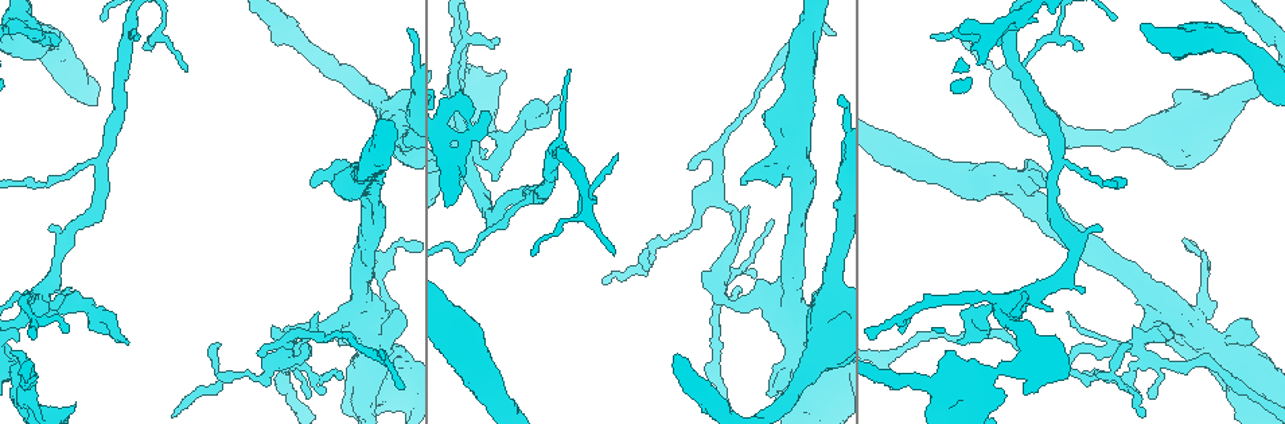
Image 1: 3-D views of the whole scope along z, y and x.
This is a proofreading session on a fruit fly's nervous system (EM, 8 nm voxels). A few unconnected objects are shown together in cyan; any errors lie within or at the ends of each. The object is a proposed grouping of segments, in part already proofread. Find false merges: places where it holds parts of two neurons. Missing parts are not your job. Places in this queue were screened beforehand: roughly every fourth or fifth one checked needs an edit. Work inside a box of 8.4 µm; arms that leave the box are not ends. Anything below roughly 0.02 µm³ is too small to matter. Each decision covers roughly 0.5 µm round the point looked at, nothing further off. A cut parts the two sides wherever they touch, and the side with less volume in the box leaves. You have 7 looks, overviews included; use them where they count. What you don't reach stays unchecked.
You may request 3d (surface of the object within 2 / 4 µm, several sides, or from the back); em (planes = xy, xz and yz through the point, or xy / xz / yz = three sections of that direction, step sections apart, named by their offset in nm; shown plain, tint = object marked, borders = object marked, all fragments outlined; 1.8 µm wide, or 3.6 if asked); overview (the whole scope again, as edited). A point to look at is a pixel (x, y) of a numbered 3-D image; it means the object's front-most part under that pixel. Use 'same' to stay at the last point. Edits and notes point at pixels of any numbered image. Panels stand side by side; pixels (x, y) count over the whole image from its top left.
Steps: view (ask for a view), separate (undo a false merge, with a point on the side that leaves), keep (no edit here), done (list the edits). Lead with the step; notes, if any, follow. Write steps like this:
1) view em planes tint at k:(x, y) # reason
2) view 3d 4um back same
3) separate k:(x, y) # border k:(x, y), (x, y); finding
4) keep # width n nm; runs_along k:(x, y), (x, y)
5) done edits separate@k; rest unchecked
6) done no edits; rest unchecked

view 3d 4um at 1:(1012, 302) # abrupt turn

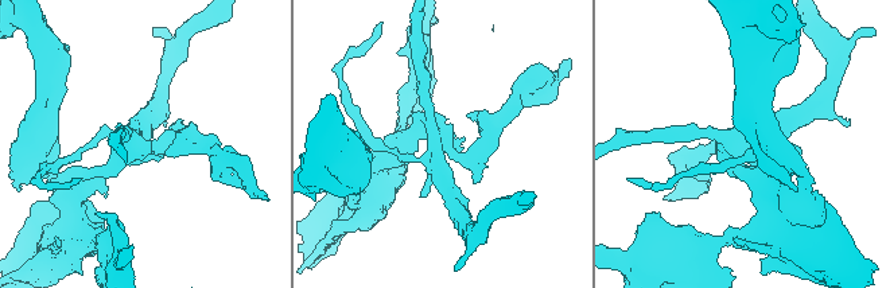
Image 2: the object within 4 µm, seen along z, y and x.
view em planes tint at 2:(441, 141) # shape alone is not enough

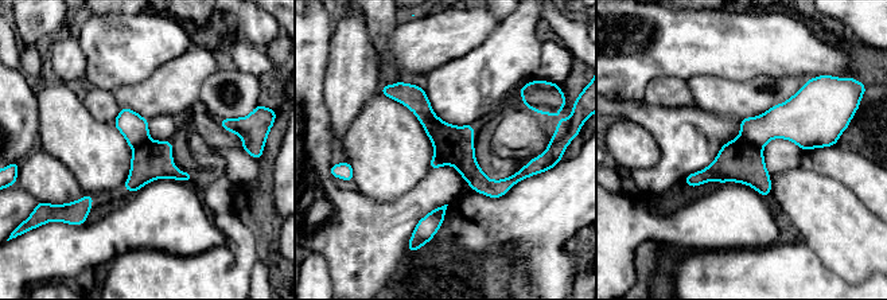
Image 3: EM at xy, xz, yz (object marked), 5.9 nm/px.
separate 3:(738, 160) # part_leaving 3:(389, 93), (404, 93), (486, 184), (522, 174); two neurons meet here

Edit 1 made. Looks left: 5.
view em xy step 4 tint at 1:(717, 275) # thin neck

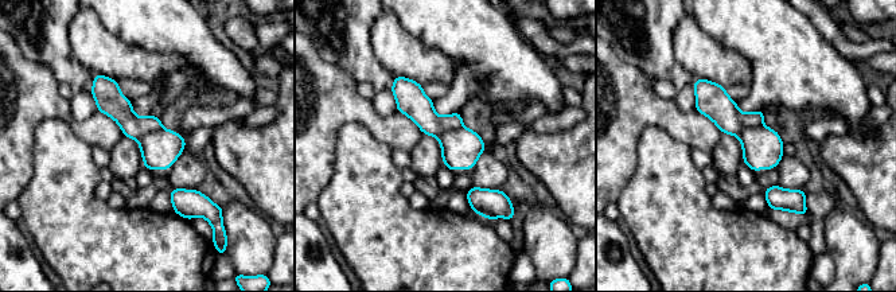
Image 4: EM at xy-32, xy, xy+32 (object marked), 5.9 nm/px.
view em planes tint same # cut it another way

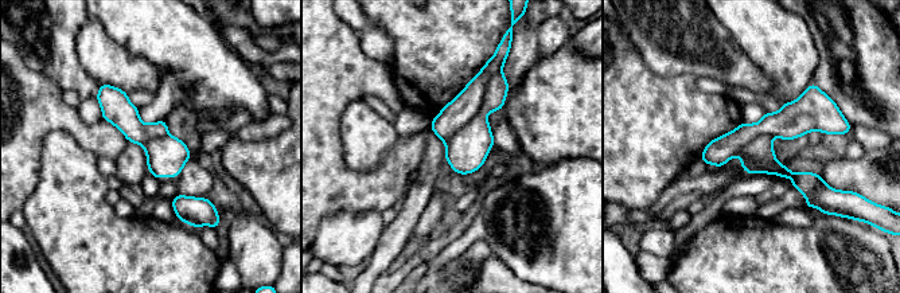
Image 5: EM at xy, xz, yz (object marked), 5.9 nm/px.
separate 5:(471, 145) # part_leaving 5:(743, 153), (759, 157), (822, 191); a second neuron is stuck on

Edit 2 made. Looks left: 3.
done edits separate@3, separate@5; rest unchecked

